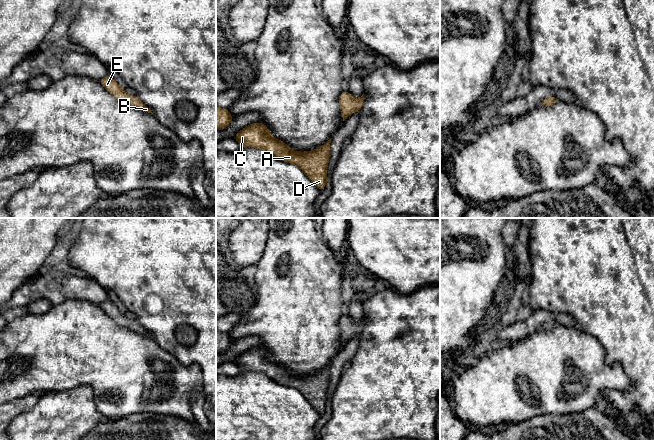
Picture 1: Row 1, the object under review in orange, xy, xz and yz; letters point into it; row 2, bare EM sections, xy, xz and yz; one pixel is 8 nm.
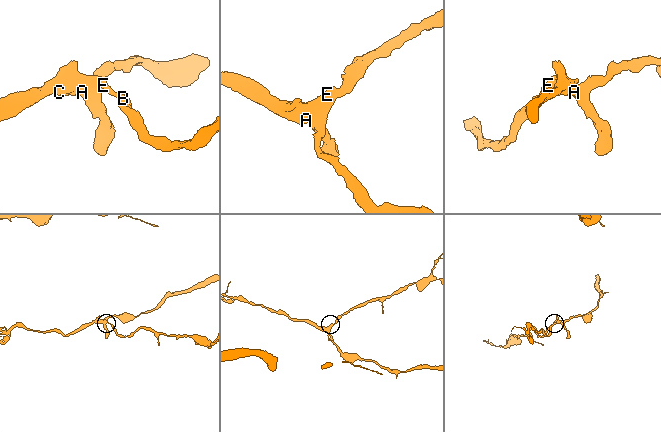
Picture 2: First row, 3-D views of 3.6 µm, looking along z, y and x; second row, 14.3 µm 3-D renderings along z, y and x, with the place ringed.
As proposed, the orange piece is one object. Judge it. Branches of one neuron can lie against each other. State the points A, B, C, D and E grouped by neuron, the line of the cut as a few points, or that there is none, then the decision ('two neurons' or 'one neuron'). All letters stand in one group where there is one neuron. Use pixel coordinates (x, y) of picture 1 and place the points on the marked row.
A B C D E; no cut; one neuron

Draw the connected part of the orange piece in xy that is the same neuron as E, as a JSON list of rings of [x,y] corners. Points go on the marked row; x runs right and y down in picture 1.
[[[109,74],[98,82],[118,101],[129,104],[138,110],[152,113],[152,110],[146,107],[139,98],[136,96],[129,96]]]

